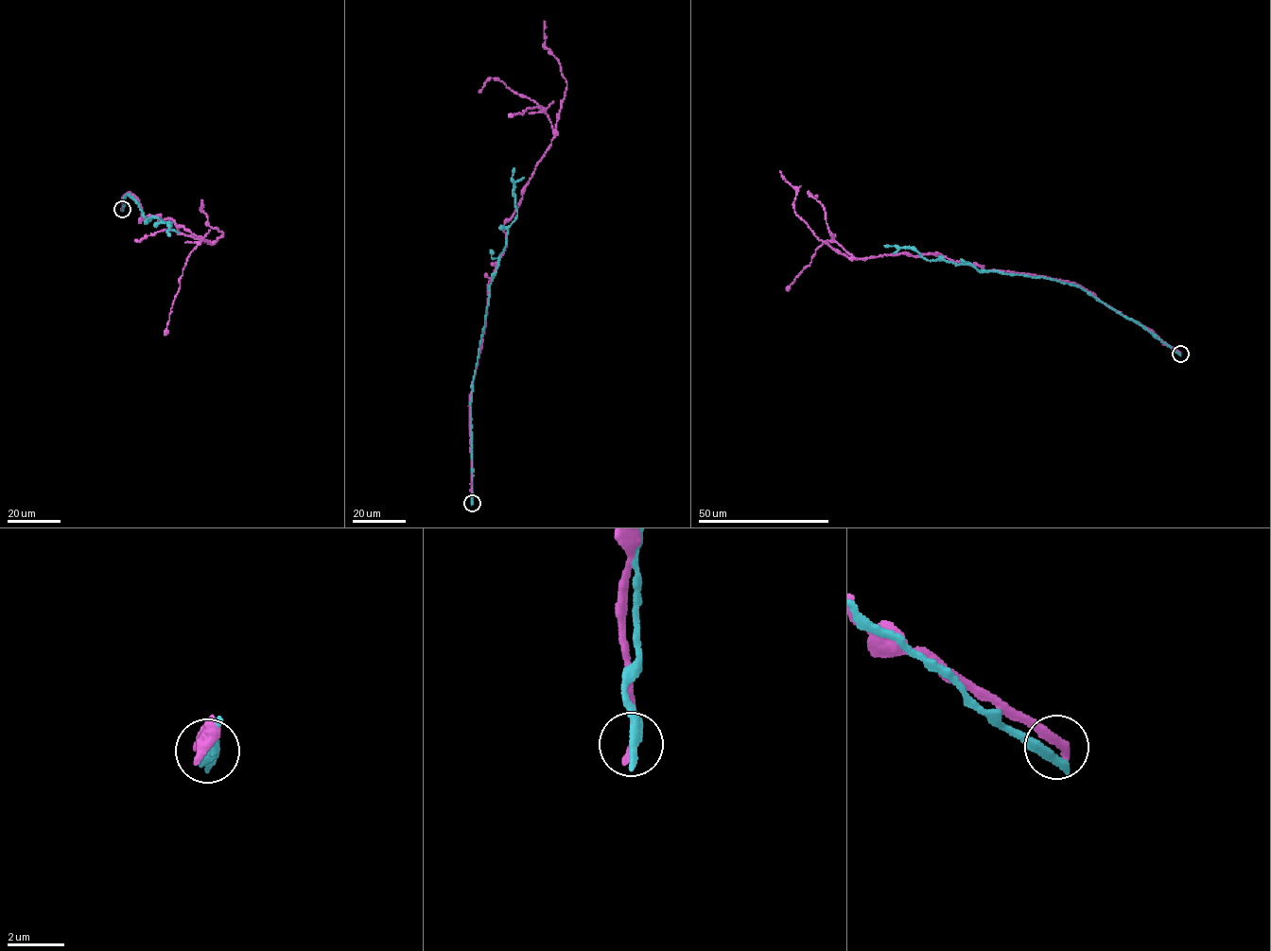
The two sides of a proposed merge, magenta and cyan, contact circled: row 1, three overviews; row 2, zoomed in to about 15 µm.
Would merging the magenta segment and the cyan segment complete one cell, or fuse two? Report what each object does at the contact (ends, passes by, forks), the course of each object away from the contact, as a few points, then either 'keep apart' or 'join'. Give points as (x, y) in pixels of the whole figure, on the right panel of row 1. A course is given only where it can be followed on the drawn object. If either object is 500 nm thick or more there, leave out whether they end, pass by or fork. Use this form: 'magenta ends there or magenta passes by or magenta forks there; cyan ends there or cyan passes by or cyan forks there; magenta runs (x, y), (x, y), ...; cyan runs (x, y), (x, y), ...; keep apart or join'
magenta ends there; cyan ends there; magenta runs (1180, 354), (1074, 284), (988, 271), (940, 255), (847, 257), (800, 218), (794, 210), (796, 190), (780, 170); cyan runs (1179, 354), (1138, 323), (1074, 285), (995, 270), (983, 271), (969, 264), (924, 258), (914, 249), (884, 246); keep apart

